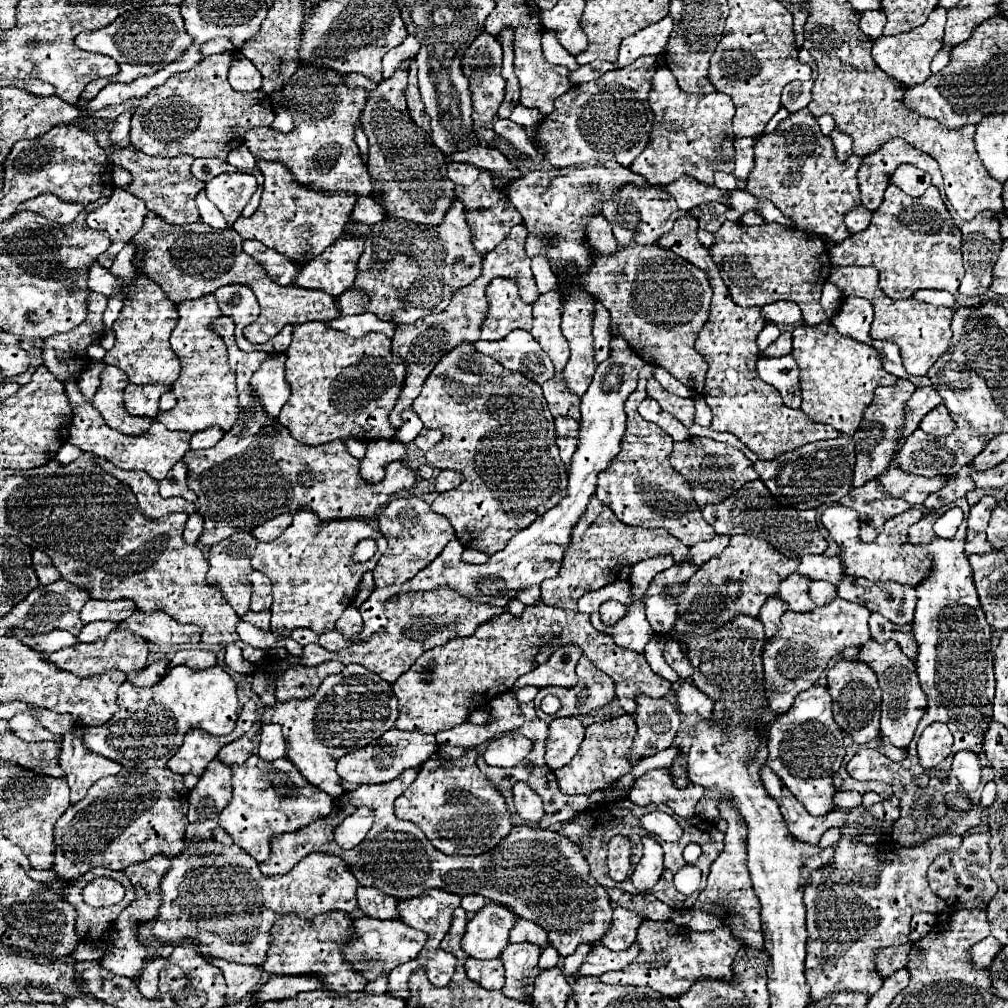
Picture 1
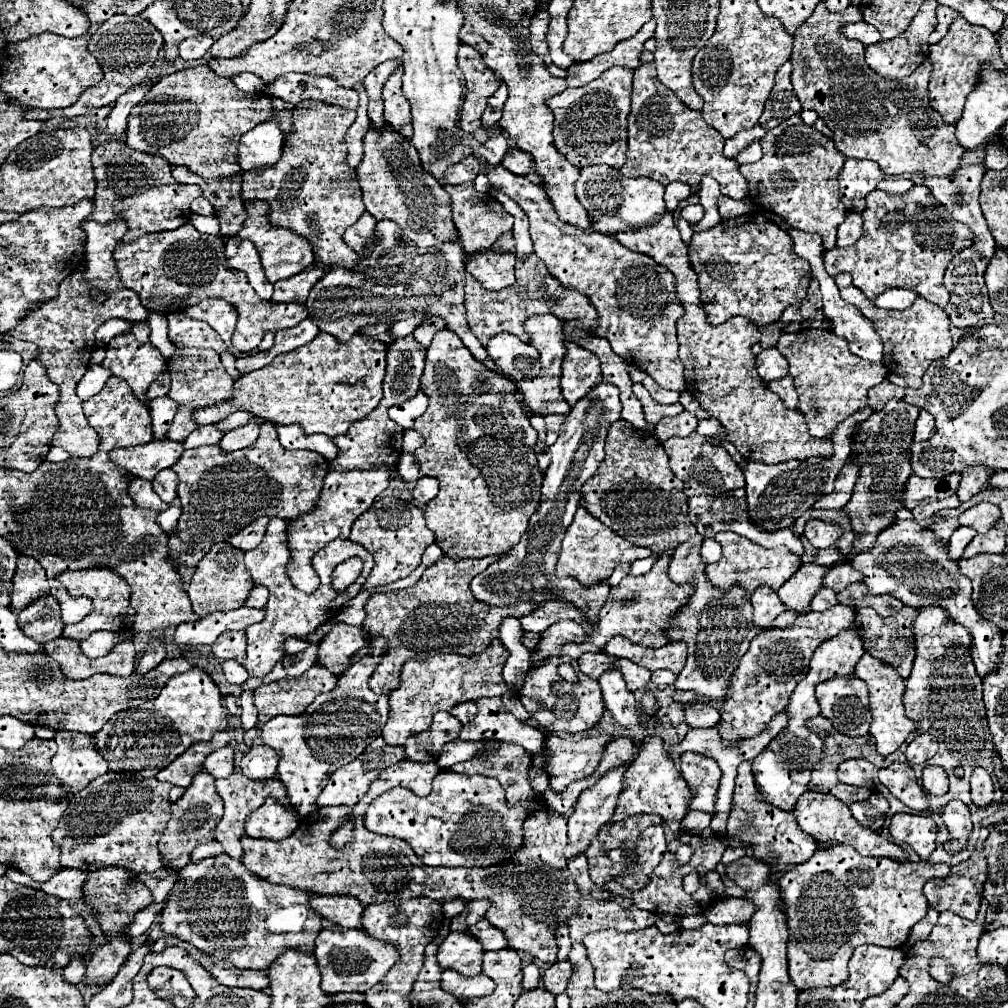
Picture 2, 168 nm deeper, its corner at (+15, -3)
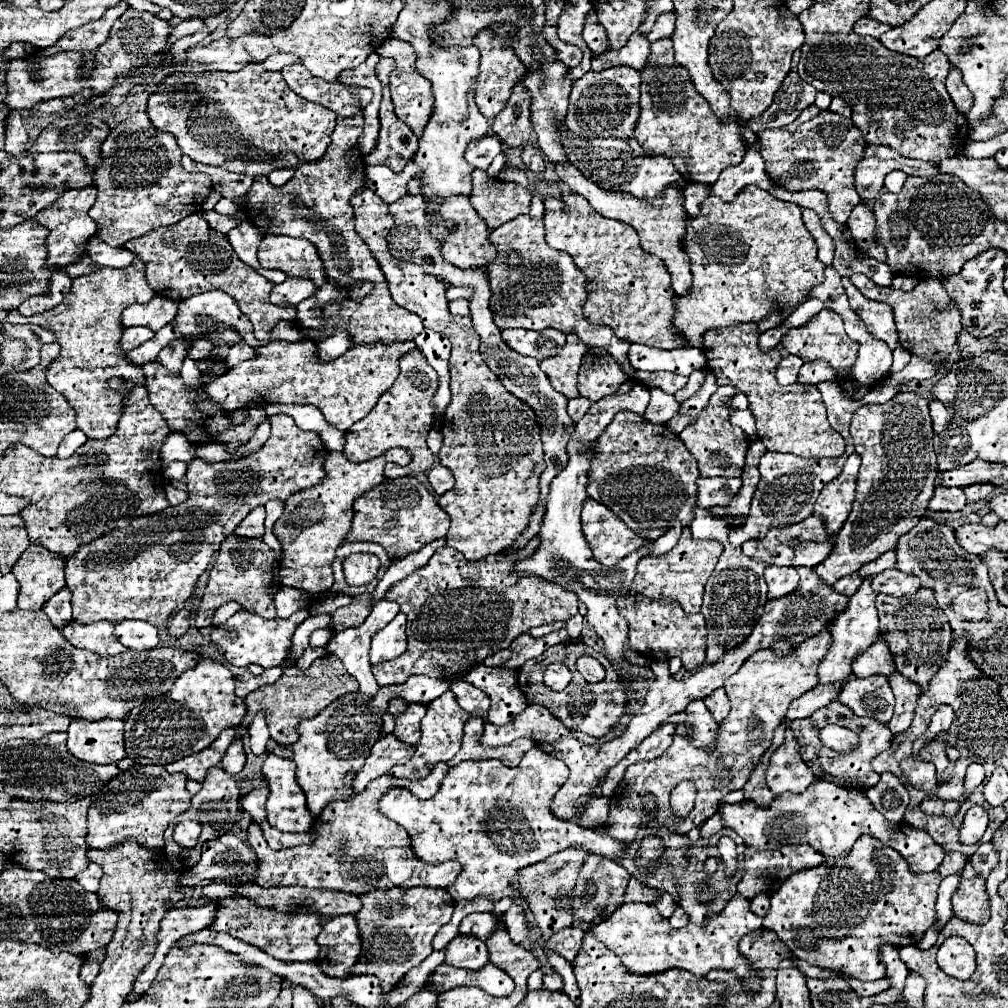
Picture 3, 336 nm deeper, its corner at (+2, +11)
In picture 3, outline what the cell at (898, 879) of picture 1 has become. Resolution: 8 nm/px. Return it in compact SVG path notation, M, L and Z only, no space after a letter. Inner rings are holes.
M865 834L853 844L847 856L827 858L823 864L815 868L793 872L779 886L779 890L771 894L771 908L763 918L763 926L773 930L799 960L805 960L823 970L841 972L843 976L857 978L863 982L877 980L885 976L877 952L879 944L881 942L891 942L897 946L917 944L925 934L925 930L935 920L935 900L941 880L949 874L959 874L965 862L967 856L963 856L961 852L947 852L937 870L927 874L915 874L897 850Z

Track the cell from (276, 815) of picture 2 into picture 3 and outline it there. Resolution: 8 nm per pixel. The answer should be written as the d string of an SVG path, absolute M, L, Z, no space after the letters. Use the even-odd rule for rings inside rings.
M267 752L261 770L263 770L265 778L269 780L269 792L271 792L267 798L267 804L265 804L267 822L281 832L307 832L311 828L313 816L305 804L305 792L301 792L301 788L297 788L293 760Z

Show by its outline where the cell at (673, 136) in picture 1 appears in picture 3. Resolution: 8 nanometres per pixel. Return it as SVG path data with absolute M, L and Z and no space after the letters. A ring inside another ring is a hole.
M671 38L651 44L651 54L641 70L641 116L635 138L651 156L671 158L675 170L687 182L713 184L723 168L739 164L745 156L741 124L735 118L721 120L713 114L709 102L695 90L689 72L677 66Z

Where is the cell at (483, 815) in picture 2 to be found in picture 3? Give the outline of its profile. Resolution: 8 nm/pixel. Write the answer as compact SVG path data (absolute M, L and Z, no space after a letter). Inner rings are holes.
M533 746L517 768L505 766L501 760L481 760L481 762L461 762L449 768L439 792L431 800L415 798L407 788L389 788L379 800L379 812L389 820L401 824L413 842L413 850L429 864L441 864L445 860L457 860L463 866L461 876L447 888L453 900L473 900L477 896L499 896L509 888L509 880L519 868L537 864L545 860L549 854L555 854L567 846L583 846L593 854L603 854L607 858L617 858L623 854L627 846L601 832L593 832L589 828L581 828L571 820L561 820L551 812L551 800L565 784L569 776L569 768L557 760L541 752Z

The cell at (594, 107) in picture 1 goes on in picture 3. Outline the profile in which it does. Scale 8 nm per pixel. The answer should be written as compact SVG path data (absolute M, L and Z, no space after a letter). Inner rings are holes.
M613 66L601 72L587 72L573 82L565 126L581 138L623 138L633 154L641 154L641 146L633 136L639 118L639 84L641 70L629 66Z

